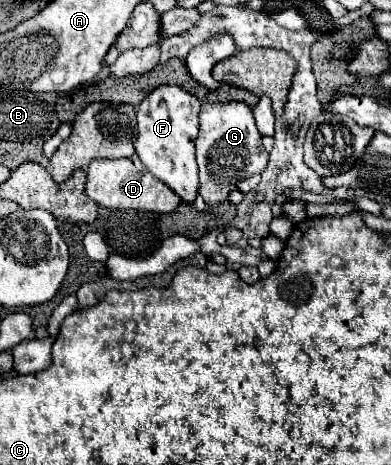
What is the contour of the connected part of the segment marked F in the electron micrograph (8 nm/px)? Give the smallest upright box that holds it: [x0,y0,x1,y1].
[136,86,202,202]

